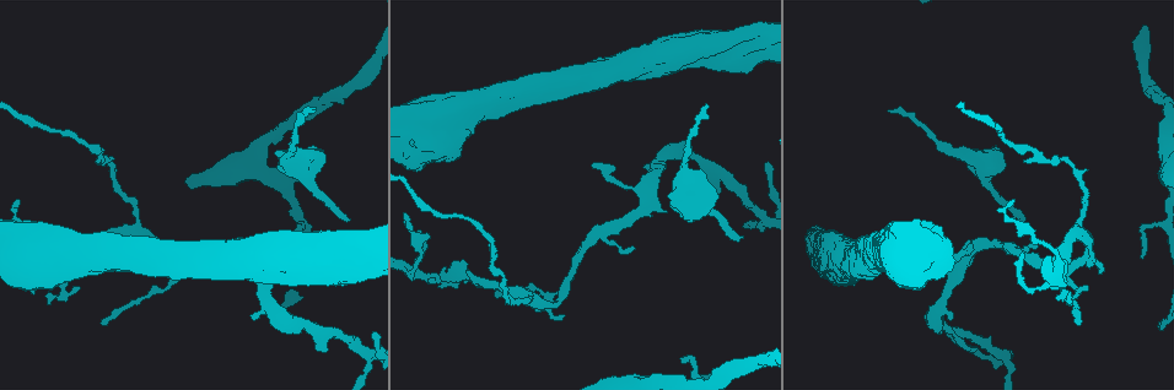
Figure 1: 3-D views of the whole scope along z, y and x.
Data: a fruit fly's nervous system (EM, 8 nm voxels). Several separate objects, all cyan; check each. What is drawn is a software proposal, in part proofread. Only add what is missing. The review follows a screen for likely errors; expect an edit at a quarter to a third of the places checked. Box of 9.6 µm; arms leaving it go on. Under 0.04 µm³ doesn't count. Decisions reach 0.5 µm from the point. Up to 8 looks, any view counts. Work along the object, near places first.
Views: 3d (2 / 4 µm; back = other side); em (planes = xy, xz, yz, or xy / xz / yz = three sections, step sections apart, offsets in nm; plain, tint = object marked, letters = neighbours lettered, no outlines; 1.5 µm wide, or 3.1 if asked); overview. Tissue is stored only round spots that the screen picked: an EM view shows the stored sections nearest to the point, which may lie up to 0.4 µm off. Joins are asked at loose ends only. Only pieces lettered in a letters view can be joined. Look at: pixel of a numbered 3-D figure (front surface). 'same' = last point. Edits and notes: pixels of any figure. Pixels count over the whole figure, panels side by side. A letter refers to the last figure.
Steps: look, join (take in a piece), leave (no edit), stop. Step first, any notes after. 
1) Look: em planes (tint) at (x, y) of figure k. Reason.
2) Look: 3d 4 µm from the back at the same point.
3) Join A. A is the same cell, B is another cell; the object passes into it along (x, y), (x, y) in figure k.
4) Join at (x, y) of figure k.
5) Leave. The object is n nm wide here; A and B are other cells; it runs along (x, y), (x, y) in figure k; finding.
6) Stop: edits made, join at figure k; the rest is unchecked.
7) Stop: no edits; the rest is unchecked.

Look: em planes (plain) at (1066, 261) of figure 1. Free end.

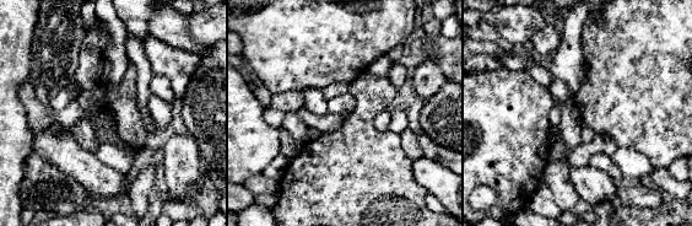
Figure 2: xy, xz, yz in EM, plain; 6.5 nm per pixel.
Look: em planes (letters) at the same point.

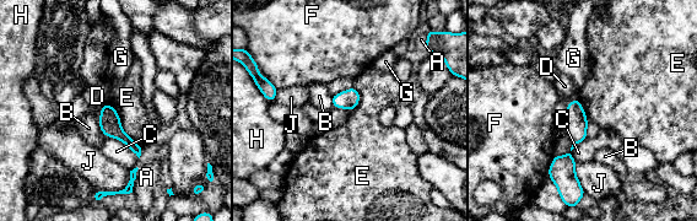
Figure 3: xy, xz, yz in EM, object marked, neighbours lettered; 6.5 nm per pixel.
Leave. The object is 130 nm wide here; A, B, C, D, E, F, G, H and J are other cells; none of them fits.

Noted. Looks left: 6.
Look: 3d 4 µm at (952, 315) of figure 1. Free end.

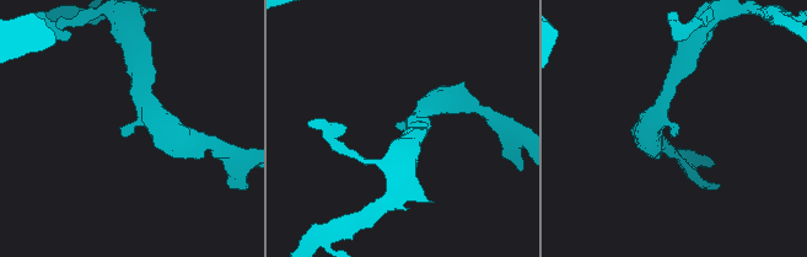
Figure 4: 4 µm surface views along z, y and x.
Look: em planes (letters) at (675, 128) of figure 4.

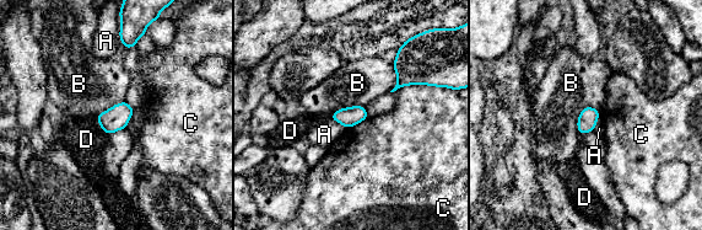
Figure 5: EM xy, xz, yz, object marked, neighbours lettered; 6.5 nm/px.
Leave. A, B, C and D are other cells; a border runs along (595, 107), (581, 111), (579, 134) in figure 5; no lettered piece goes on from it.

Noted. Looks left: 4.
Look: 3d 4 µm at (1022, 219) of figure 1. Thin end.

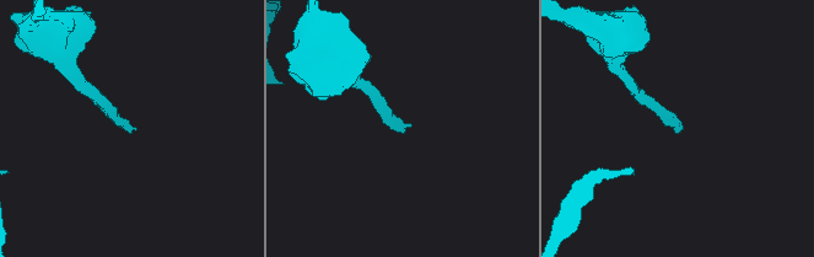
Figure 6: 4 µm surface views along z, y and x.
Look: em planes (letters) at (409, 124) of figure 6. Shape alone is not enough.

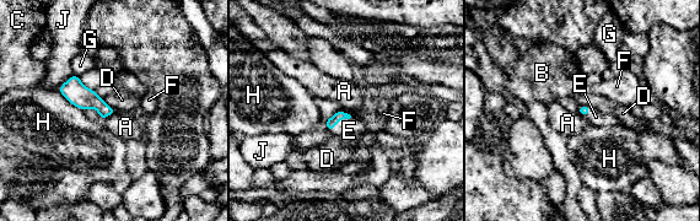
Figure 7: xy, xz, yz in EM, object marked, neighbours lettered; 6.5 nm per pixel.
Join E. E is the same cell, A, B, C, D, F, G, H and J are other cells; the object passes into it along (330, 123), (340, 119), (349, 130) in figure 7; the cell continues.

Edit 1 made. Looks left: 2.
Stop: edits made, join at figure 7; the rest is unchecked.

